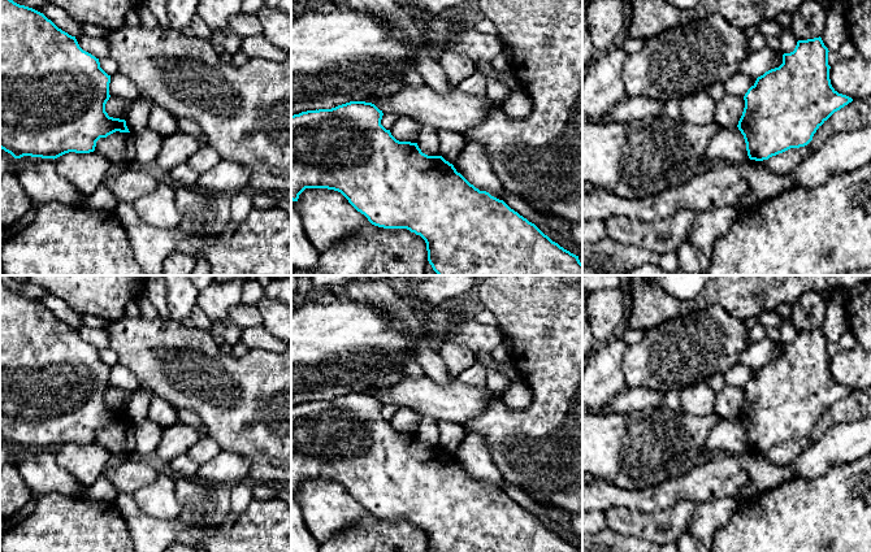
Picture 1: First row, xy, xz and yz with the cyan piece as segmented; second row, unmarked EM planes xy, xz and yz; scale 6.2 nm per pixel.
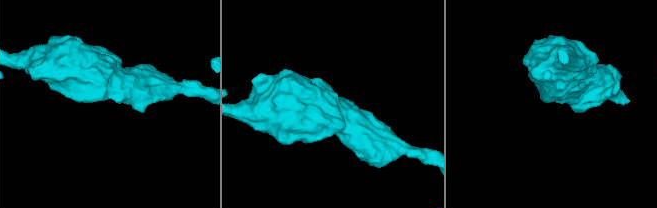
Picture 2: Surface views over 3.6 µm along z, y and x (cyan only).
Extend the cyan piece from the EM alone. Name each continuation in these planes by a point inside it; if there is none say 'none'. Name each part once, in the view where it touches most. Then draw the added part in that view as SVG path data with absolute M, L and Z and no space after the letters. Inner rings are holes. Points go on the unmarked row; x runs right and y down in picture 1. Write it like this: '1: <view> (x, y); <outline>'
none

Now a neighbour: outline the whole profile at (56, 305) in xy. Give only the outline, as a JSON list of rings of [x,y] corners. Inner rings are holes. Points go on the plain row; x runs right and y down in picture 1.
[[[47,295],[40,299],[42,304],[51,310],[58,320],[72,327],[83,325],[82,316],[72,309],[62,299],[55,295]]]

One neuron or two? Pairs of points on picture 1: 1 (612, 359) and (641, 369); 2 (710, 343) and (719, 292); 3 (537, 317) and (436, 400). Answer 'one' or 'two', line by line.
1: two
2: two
3: two

